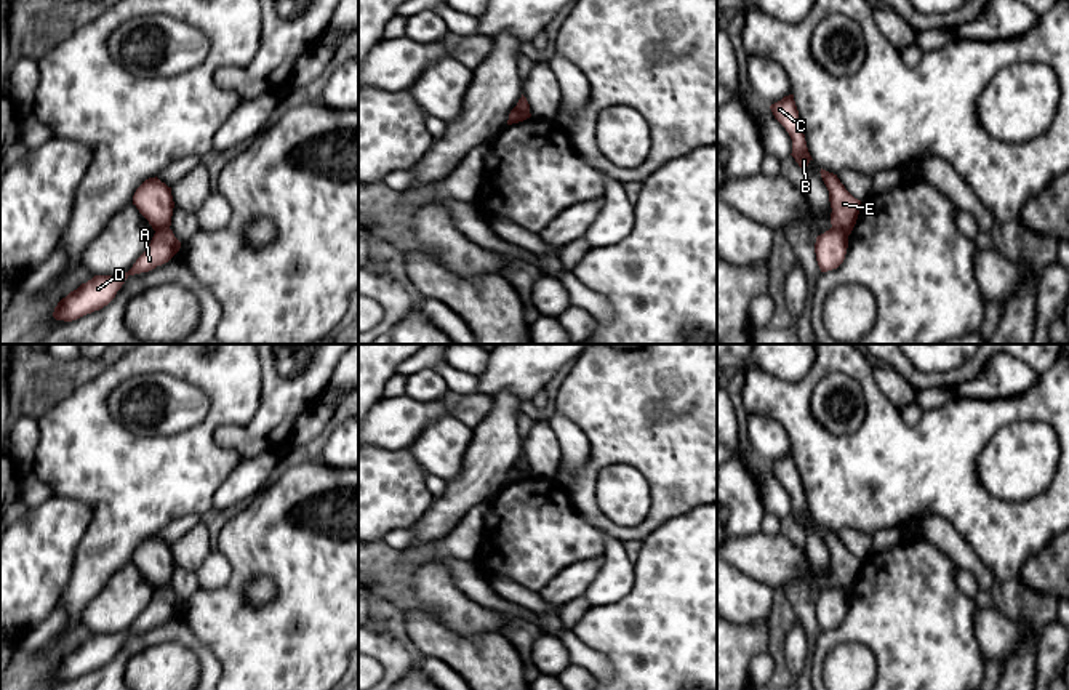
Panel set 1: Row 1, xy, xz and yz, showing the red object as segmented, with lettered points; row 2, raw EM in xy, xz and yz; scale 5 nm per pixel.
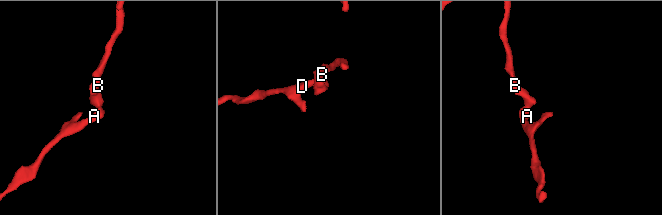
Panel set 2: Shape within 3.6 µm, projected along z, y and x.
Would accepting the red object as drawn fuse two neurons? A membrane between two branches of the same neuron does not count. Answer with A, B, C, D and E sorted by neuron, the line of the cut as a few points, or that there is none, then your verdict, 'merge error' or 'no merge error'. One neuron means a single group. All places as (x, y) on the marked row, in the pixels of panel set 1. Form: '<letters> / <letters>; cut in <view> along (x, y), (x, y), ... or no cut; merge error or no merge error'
A D / B C E; cut in yz along (832, 224), (848, 234); merge error

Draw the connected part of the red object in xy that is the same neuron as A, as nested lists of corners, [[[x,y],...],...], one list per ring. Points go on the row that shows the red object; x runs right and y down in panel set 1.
[[[157,231],[146,248],[146,251],[136,259],[128,272],[115,275],[94,275],[86,283],[82,283],[77,290],[70,291],[54,307],[53,317],[56,320],[72,322],[86,314],[107,306],[122,288],[130,275],[149,272],[157,266],[168,263],[181,248],[181,242],[174,237],[173,231]]]

